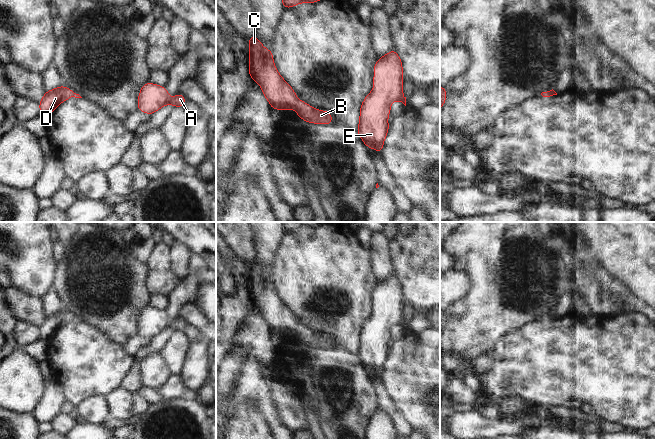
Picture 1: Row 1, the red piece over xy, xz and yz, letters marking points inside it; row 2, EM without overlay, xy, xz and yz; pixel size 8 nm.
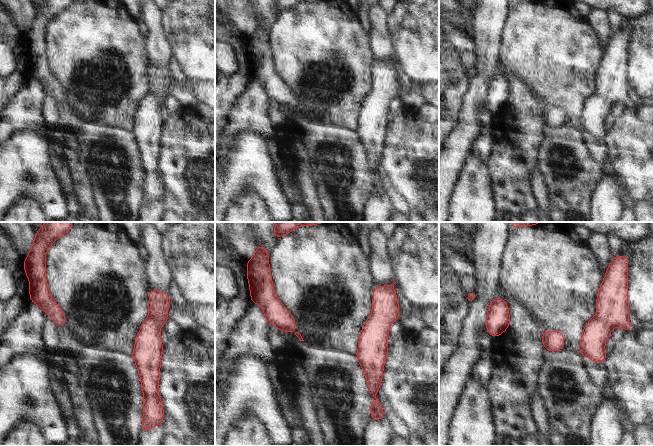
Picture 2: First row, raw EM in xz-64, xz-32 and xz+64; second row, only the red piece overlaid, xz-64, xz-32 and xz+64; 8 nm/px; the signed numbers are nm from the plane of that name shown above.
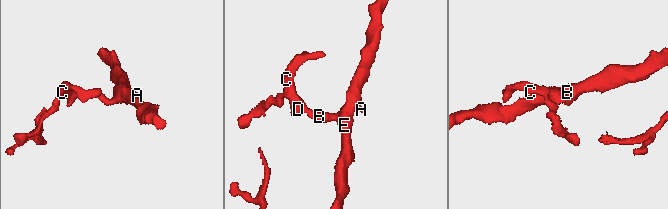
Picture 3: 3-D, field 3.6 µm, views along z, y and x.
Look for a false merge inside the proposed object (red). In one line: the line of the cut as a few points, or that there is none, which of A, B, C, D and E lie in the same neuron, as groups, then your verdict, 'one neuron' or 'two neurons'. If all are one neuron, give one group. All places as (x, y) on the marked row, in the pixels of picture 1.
no cut | A B C D E | one neuron

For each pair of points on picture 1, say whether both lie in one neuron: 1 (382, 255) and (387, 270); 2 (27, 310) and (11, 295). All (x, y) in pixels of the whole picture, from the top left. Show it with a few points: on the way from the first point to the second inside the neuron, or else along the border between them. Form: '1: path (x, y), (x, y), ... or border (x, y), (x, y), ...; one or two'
1: path (382, 259), (383, 266); one
2: path (23, 306), (15, 299); one

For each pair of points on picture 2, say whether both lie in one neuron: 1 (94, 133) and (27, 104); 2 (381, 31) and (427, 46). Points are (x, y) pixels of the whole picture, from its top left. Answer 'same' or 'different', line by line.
1: different
2: different

